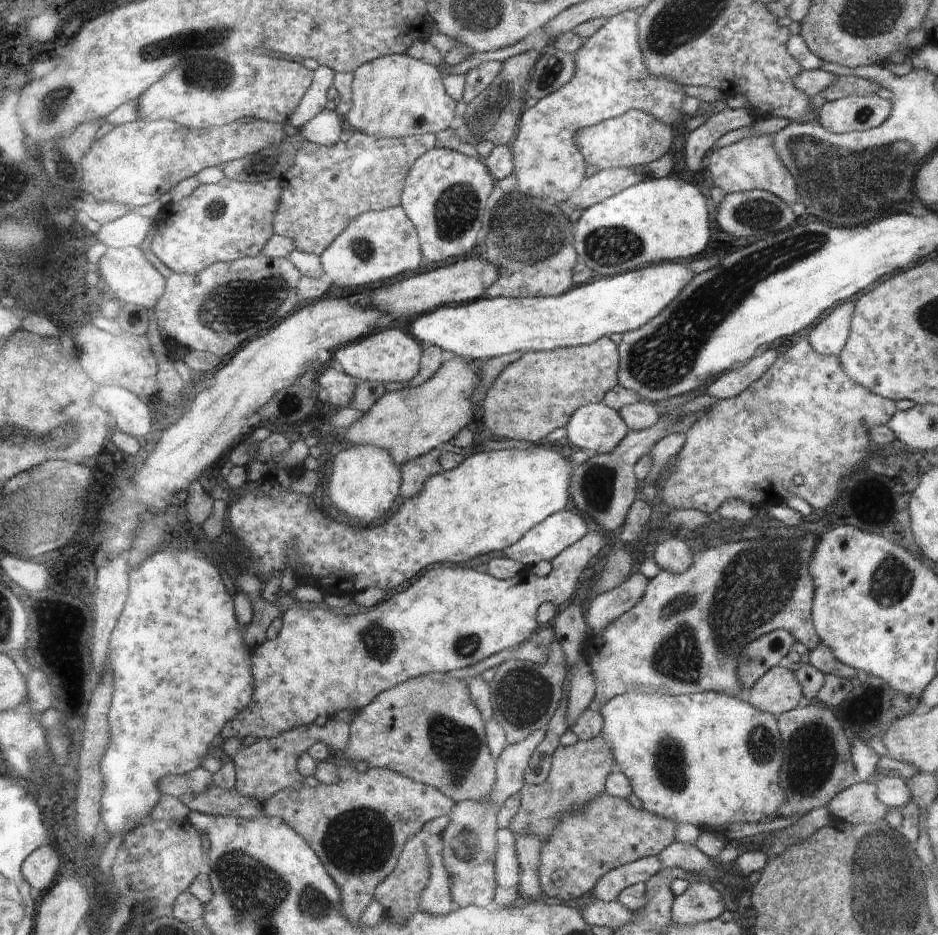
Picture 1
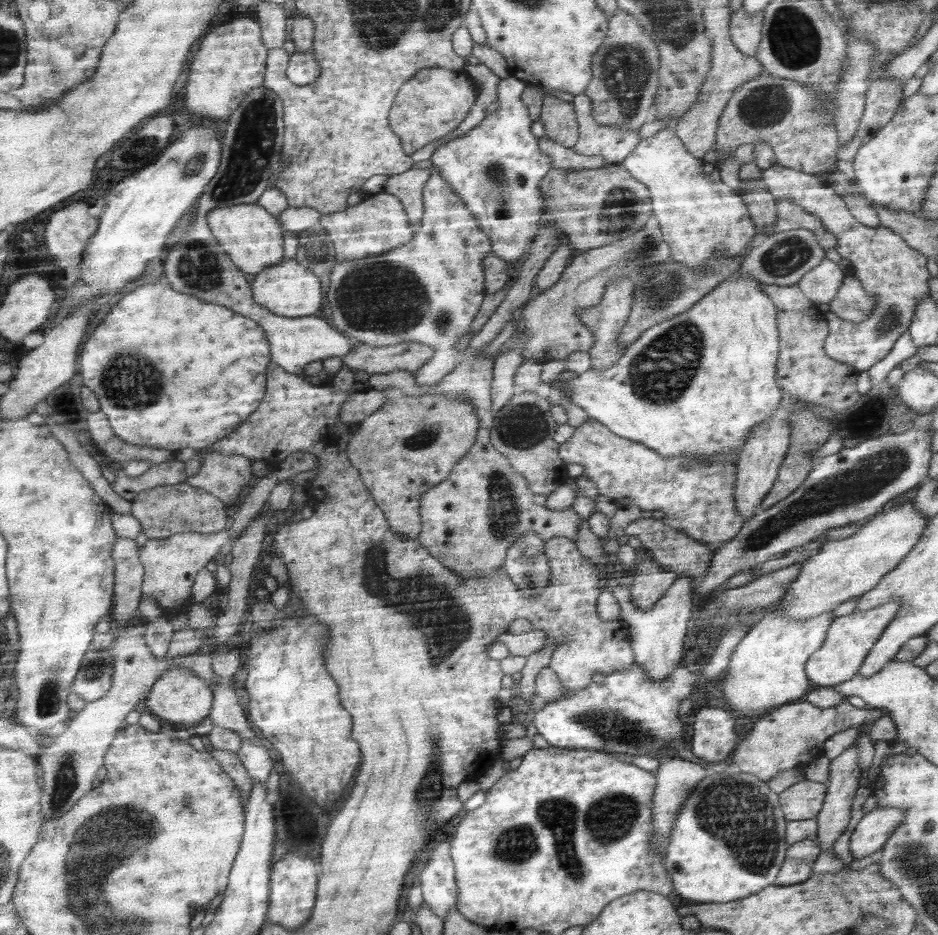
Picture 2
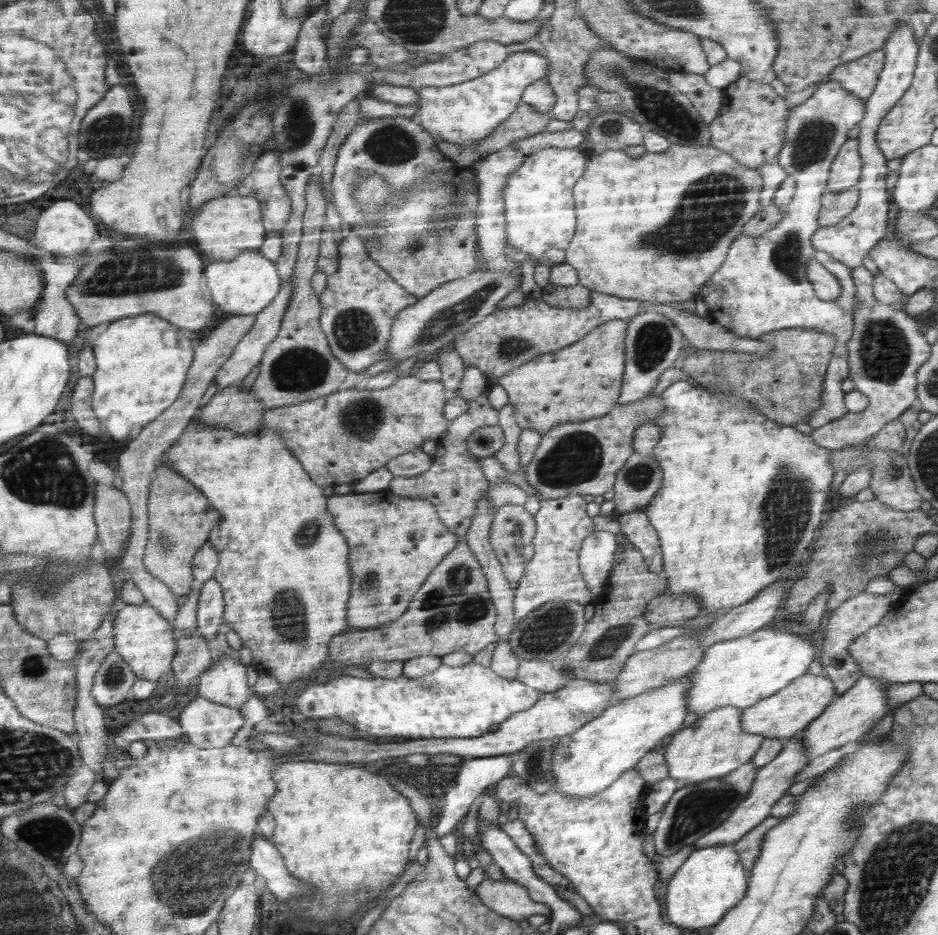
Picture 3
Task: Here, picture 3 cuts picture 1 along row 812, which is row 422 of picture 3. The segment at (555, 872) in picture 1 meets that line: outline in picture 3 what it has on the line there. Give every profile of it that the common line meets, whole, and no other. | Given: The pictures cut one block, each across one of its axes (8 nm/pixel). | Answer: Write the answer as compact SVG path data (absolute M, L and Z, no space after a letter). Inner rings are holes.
M648 396L630 405L615 405L615 408L606 417L592 418L582 422L566 422L548 433L542 435L542 440L532 460L523 468L523 475L529 485L543 494L546 499L564 498L570 495L602 496L615 486L615 478L618 472L627 464L632 454L635 453L635 432L640 426L658 419L663 414L664 407L659 401L659 396Z

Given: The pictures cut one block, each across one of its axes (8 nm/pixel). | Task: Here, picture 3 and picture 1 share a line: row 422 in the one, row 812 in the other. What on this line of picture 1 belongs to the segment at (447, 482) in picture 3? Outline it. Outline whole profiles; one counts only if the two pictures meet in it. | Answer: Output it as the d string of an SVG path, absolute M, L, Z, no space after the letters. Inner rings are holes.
M545 728L528 734L521 742L508 743L502 754L495 758L496 783L486 800L478 802L458 801L450 814L450 824L444 830L443 862L450 878L453 902L459 908L480 906L490 908L495 898L495 855L496 834L498 833L498 814L512 794L520 793L524 787L524 770L546 736Z

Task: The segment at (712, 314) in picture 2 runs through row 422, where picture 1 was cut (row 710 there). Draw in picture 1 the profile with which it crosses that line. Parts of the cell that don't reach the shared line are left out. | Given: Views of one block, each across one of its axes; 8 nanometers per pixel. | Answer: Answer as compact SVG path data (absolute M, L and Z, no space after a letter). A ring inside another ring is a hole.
M632 690L608 700L600 708L600 716L602 735L612 743L615 768L630 780L632 793L638 796L648 813L698 828L716 828L734 822L756 824L773 820L784 804L786 796L779 785L783 740L780 740L776 718L770 712L758 710L744 697L718 692L674 696Z

